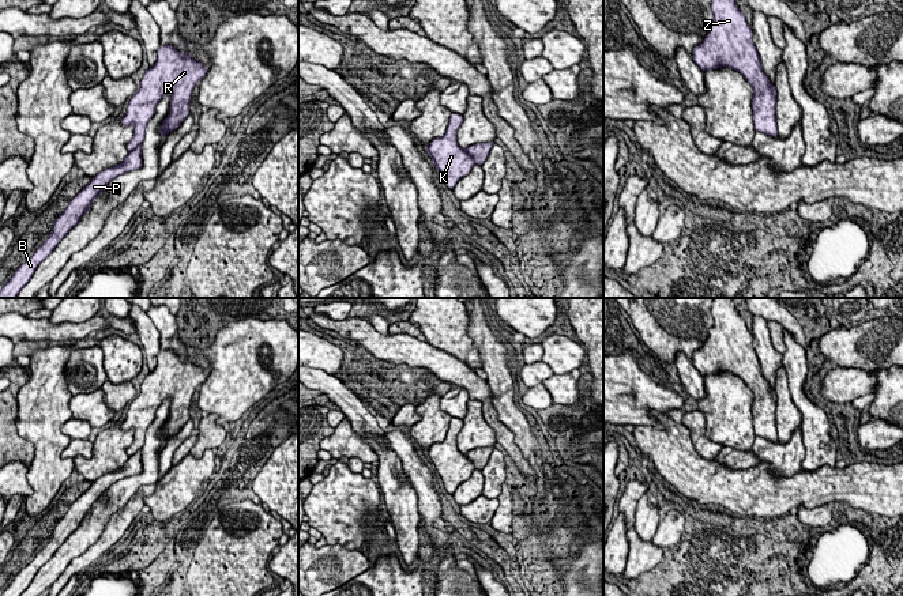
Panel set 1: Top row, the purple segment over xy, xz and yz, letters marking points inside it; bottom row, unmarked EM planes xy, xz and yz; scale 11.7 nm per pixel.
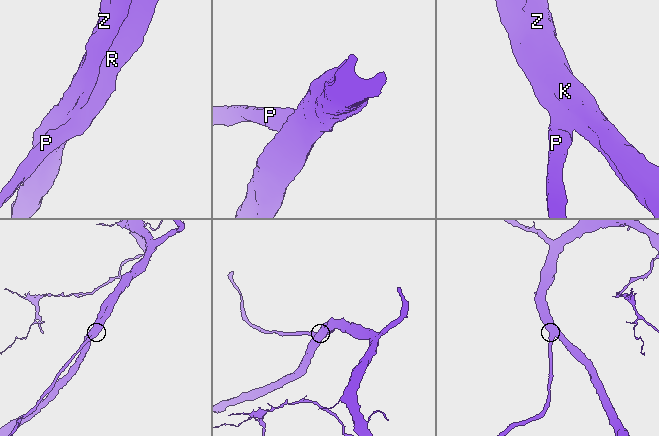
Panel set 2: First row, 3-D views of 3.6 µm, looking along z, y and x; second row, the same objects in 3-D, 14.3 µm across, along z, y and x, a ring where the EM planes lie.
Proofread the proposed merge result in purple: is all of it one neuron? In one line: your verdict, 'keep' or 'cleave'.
keep

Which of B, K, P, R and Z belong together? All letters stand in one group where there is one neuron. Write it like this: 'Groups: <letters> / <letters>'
Groups: B K P R Z

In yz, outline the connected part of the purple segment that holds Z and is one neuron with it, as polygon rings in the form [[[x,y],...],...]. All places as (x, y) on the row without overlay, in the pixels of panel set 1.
[[[714,298],[711,314],[714,325],[704,346],[693,354],[695,367],[703,377],[722,371],[740,377],[753,393],[755,435],[778,442],[778,397],[761,373],[750,331],[731,298]]]

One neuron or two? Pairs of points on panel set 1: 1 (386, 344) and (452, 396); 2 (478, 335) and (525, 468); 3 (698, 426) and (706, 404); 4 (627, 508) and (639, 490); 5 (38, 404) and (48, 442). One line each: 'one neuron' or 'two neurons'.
1: two neurons
2: two neurons
3: two neurons
4: one neuron
5: one neuron

